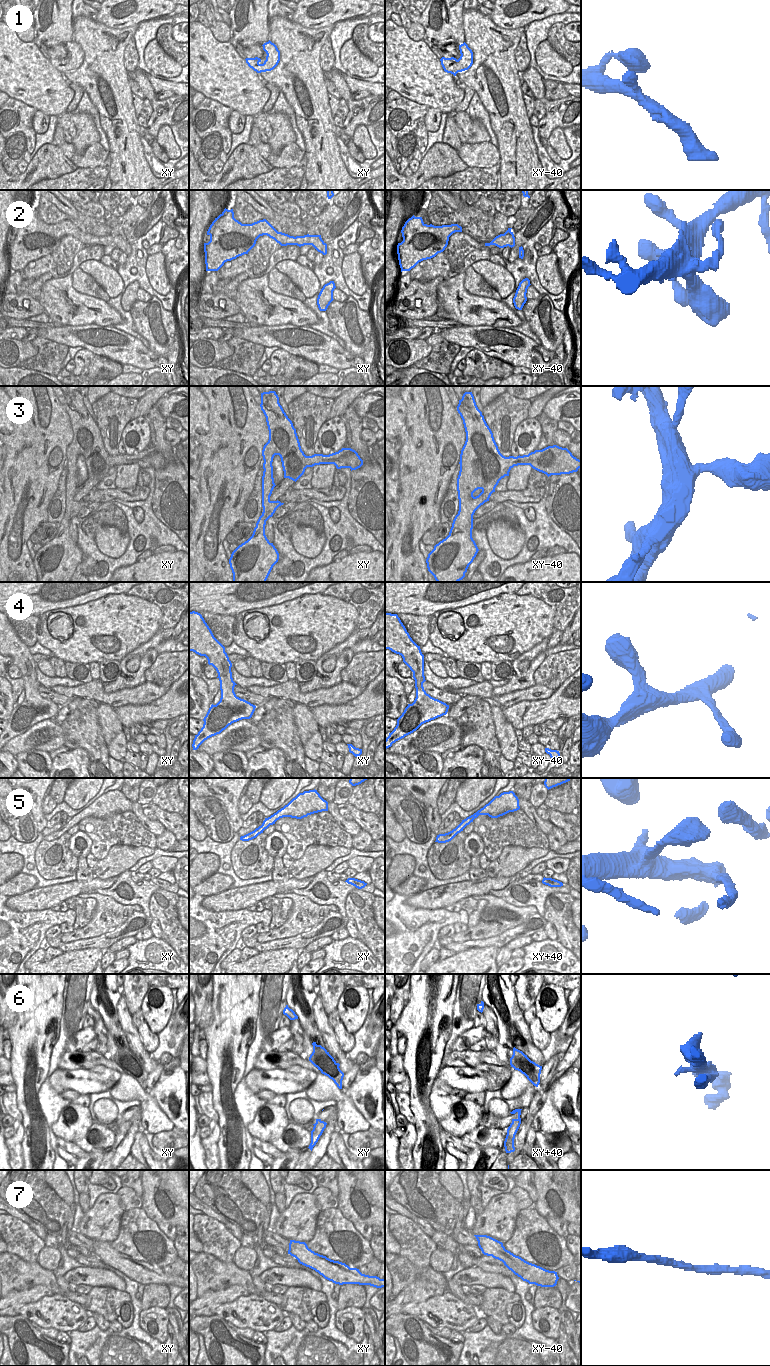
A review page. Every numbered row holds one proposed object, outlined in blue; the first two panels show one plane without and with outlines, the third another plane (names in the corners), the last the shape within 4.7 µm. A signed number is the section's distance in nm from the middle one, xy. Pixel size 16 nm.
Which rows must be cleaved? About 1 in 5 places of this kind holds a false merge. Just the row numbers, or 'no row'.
6

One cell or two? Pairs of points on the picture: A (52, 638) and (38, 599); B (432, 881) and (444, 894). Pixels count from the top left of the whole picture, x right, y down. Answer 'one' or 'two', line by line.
A: two
B: two

